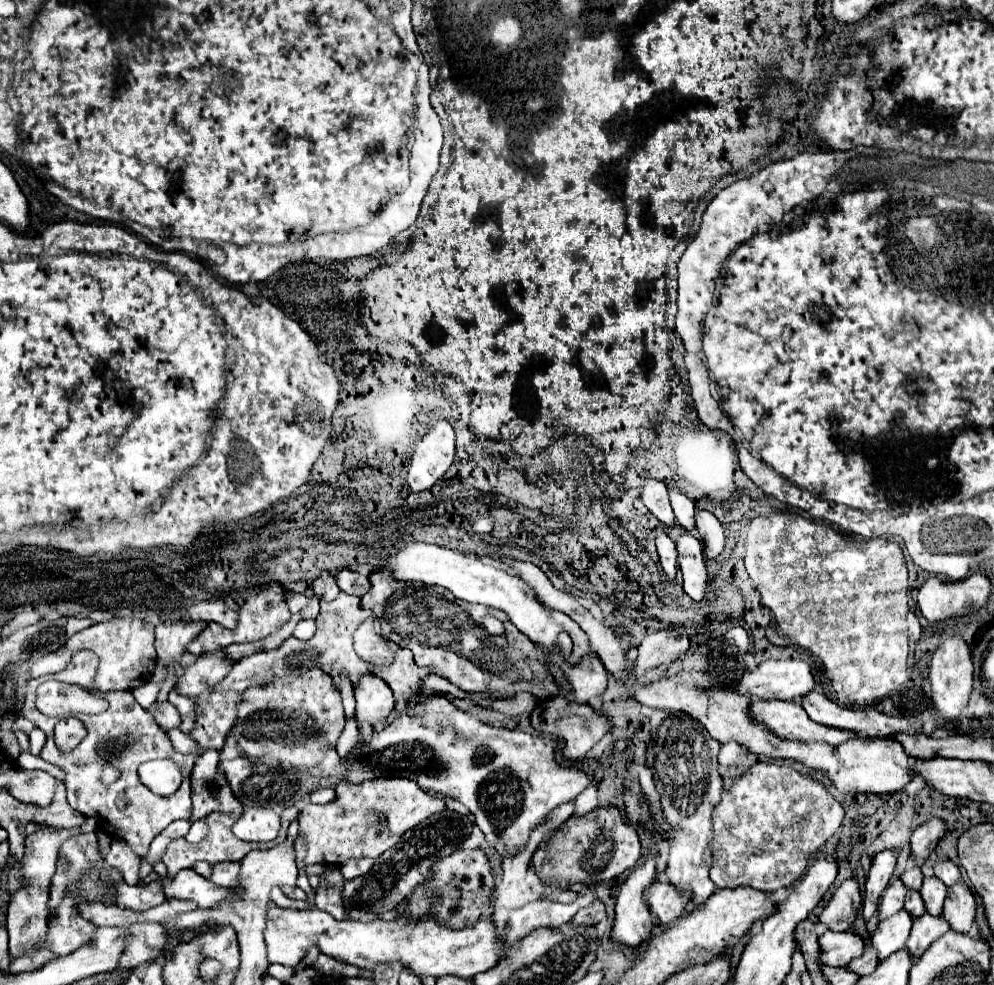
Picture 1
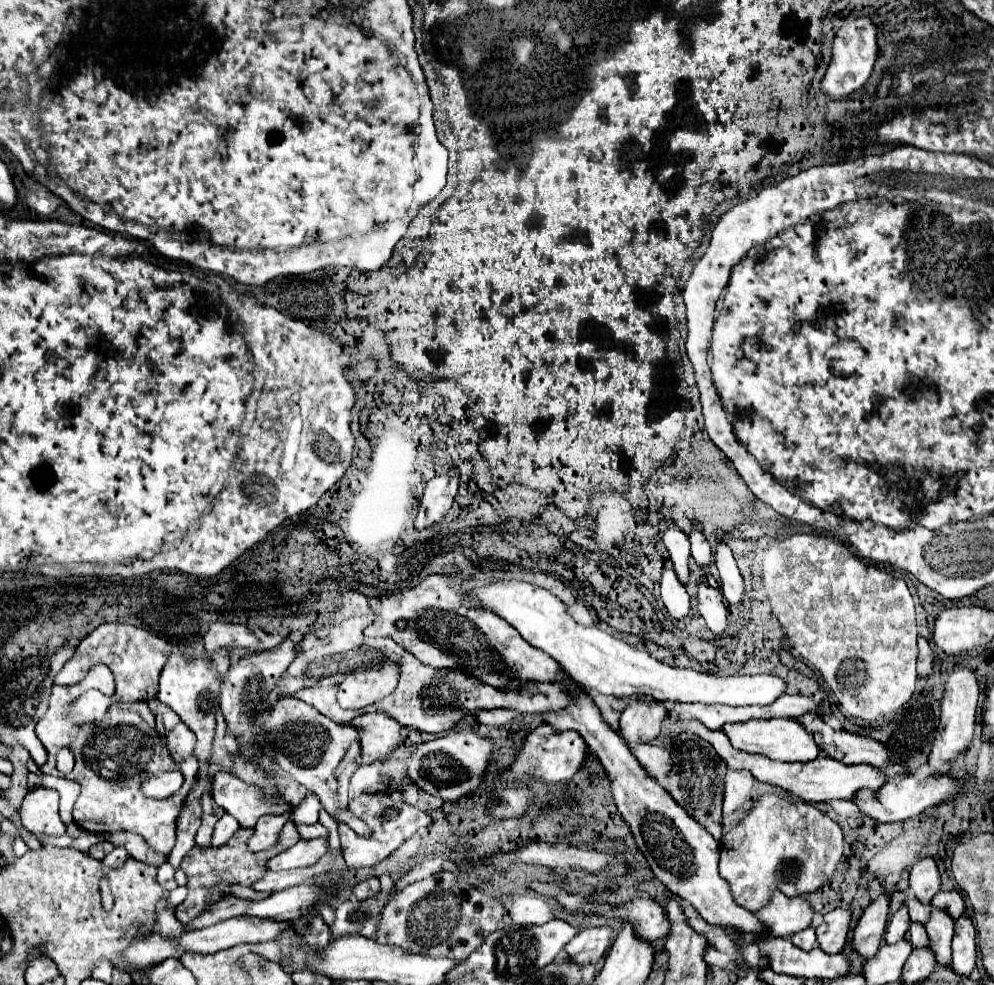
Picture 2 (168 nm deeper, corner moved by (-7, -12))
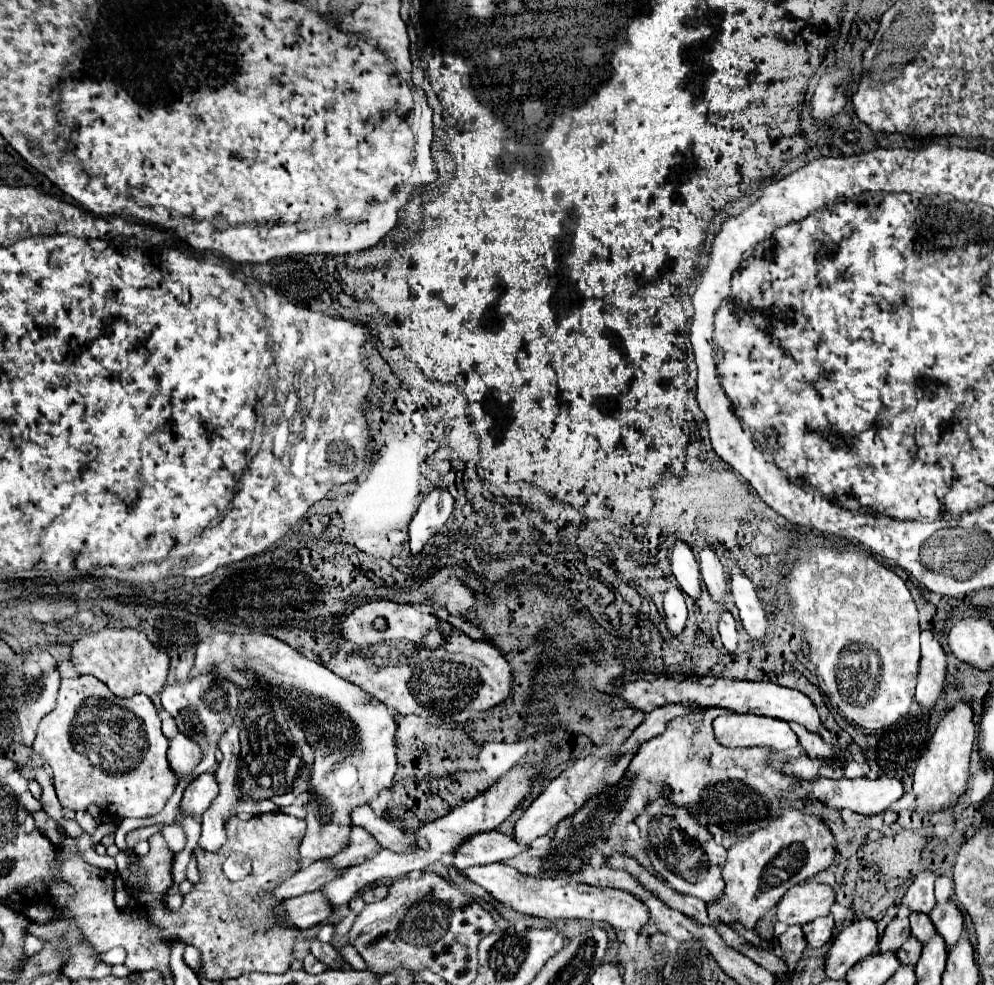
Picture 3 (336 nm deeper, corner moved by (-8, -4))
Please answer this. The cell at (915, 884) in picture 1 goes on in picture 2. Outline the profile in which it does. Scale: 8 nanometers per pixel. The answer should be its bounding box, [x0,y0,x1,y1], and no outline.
[907,896,931,924]

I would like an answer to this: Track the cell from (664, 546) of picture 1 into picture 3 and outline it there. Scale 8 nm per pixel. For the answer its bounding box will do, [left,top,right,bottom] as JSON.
[664,588,686,636]

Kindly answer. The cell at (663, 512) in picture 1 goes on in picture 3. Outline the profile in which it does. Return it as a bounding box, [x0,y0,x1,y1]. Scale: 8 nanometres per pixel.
[672,540,702,600]

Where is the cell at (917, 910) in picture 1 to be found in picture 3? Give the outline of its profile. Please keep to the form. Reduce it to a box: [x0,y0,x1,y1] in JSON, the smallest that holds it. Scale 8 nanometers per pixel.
[898,938,922,966]

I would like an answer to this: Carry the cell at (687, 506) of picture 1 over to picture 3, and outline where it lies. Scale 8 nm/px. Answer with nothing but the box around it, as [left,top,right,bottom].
[700,548,728,604]

